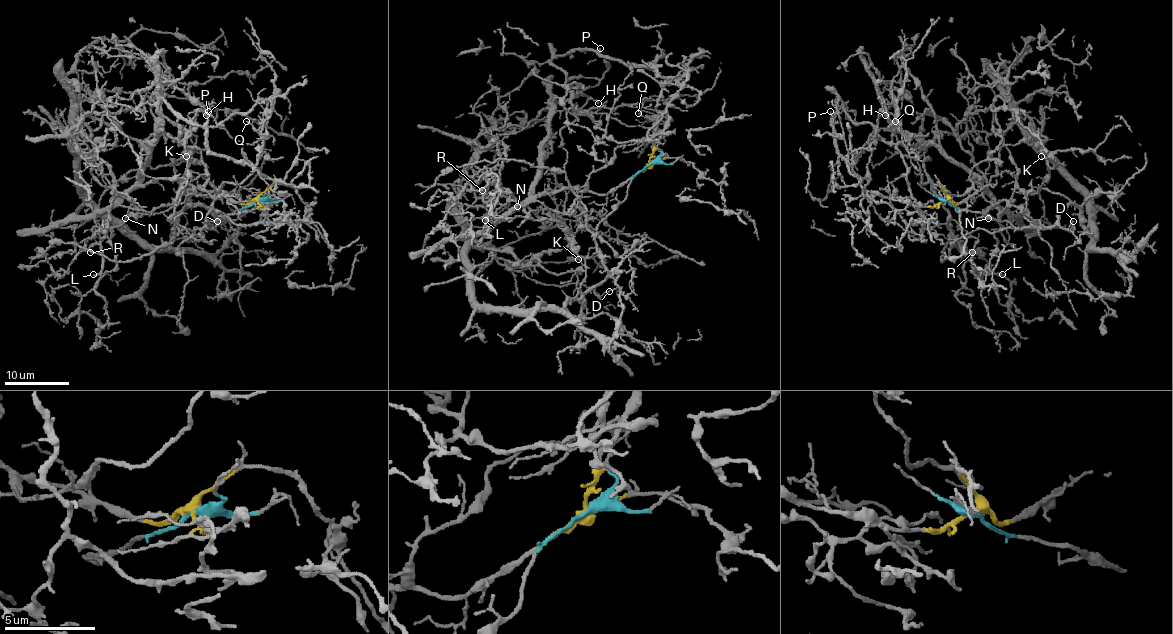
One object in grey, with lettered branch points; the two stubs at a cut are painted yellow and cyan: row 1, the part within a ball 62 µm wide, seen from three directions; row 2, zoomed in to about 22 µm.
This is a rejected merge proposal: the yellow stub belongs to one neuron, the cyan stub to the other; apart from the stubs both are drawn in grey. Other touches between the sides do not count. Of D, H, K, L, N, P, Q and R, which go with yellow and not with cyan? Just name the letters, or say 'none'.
H, L, N, P, Q, R

